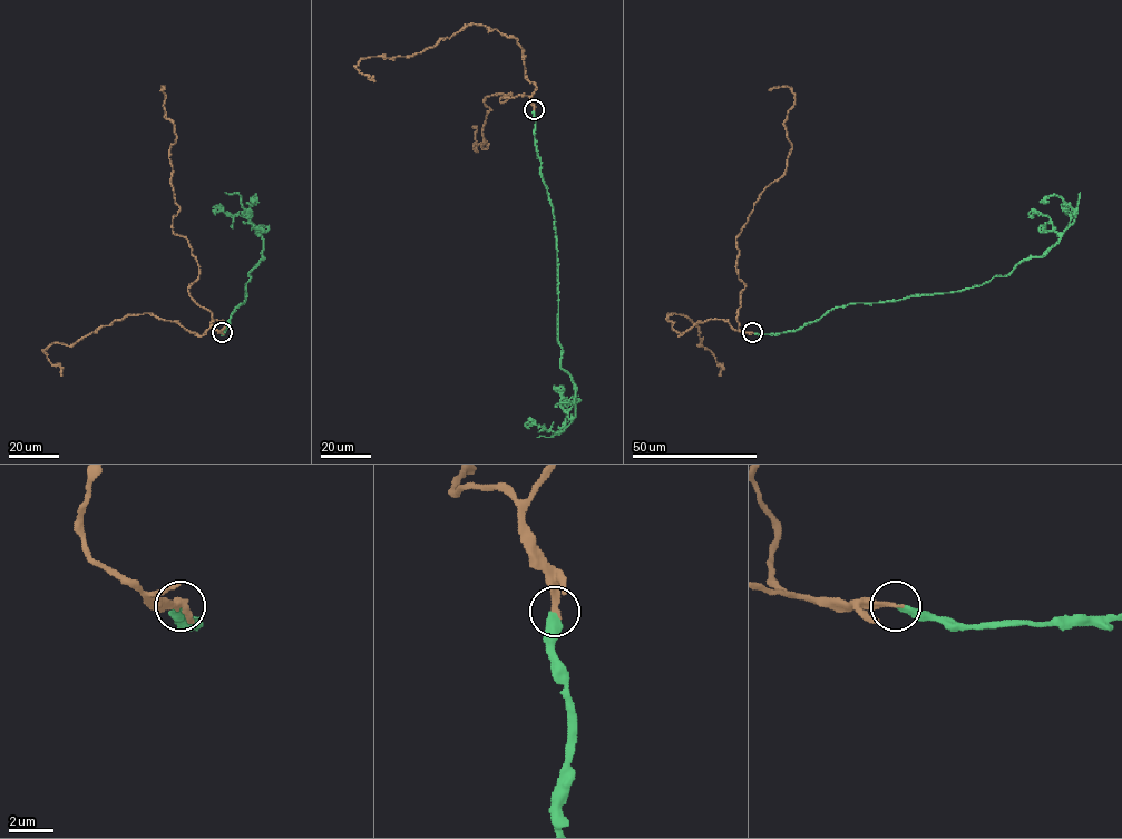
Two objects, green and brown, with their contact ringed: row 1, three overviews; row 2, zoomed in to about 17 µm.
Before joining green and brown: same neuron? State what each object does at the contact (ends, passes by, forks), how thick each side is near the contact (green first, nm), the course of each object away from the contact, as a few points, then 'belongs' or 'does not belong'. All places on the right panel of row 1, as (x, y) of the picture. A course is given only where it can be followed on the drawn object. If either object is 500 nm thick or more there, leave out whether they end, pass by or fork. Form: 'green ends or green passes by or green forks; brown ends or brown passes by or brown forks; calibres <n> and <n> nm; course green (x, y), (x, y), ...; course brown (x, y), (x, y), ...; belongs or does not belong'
green ends; brown ends; calibres 380 and 260 nm; course green (752, 332), (784, 333), (849, 303), (950, 293), (1006, 276), (1042, 257), (1074, 220), (1061, 197), (1041, 200); course brown (752, 332), (735, 318), (744, 284), (737, 237), (792, 146), (783, 124), (794, 94), (769, 90); belongs

